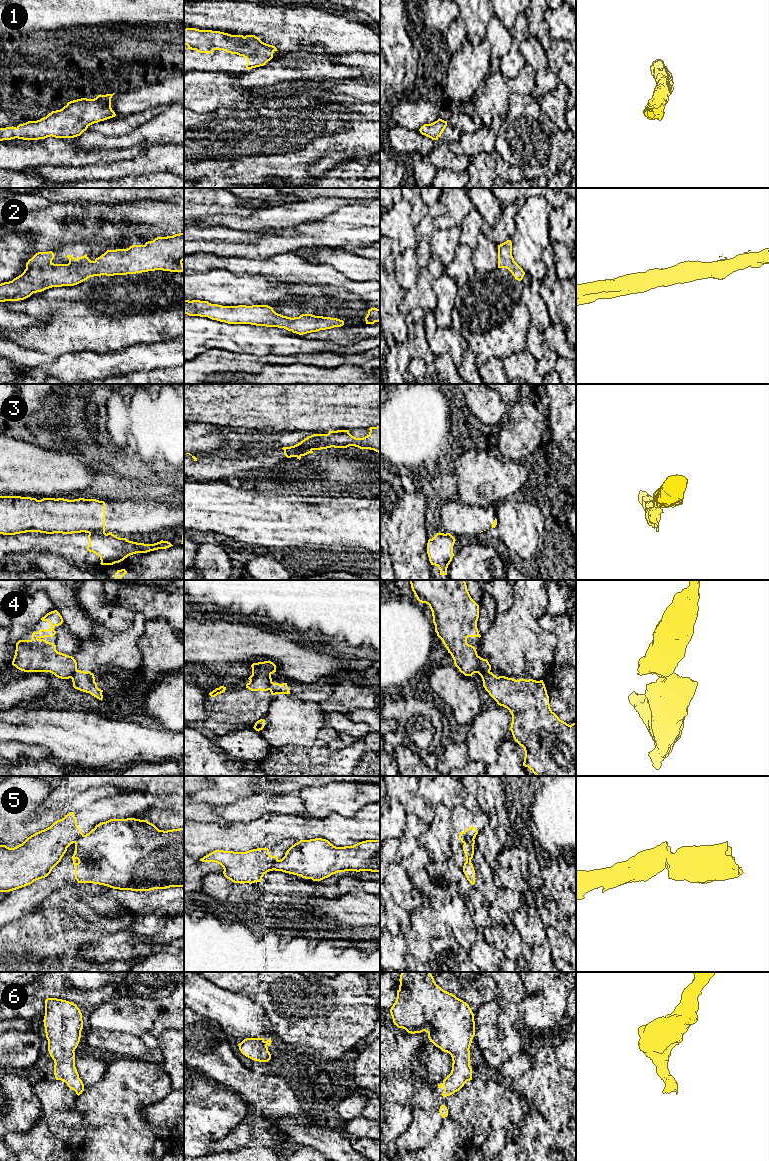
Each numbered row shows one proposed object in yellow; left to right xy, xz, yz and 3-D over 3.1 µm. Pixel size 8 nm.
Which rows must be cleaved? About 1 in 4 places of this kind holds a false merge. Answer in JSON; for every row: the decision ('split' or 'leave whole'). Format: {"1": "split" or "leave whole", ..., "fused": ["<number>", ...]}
{"1": "leave whole", "2": "leave whole", "3": "split", "4": "split", "5": "split", "6": "leave whole", "fused": ["3", "4", "5"]}

